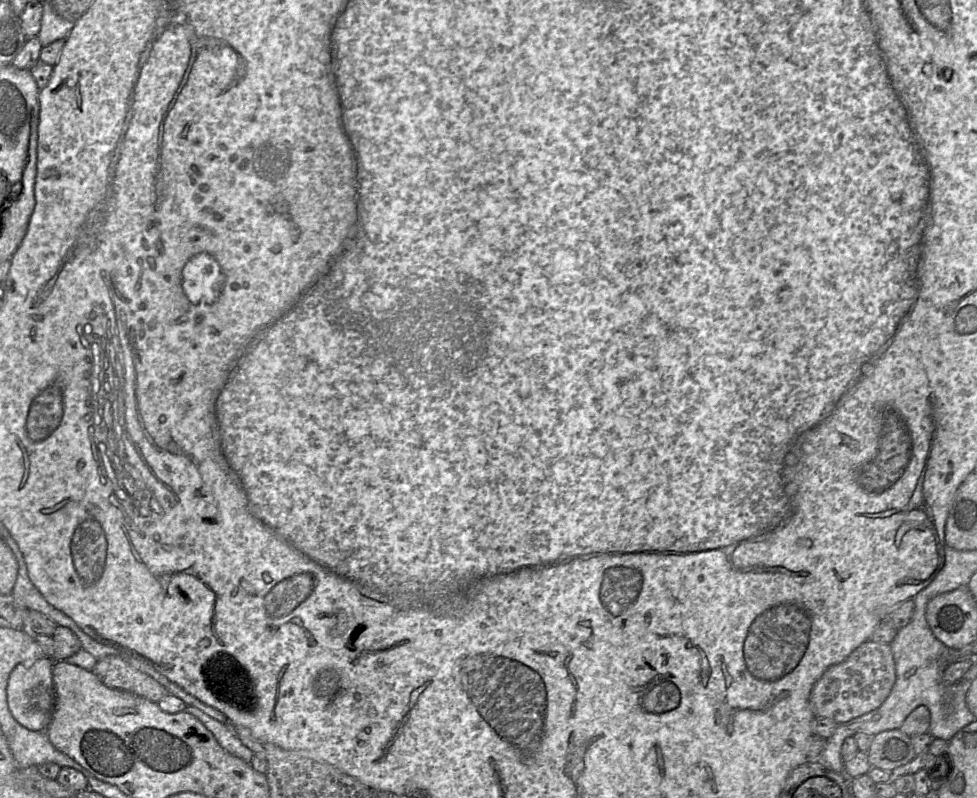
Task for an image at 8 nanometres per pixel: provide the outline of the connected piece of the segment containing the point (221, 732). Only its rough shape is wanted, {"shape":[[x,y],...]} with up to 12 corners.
{"shape":[[198,708],[184,712],[197,718],[221,747],[247,763],[254,753],[241,742],[232,725],[221,723]]}

